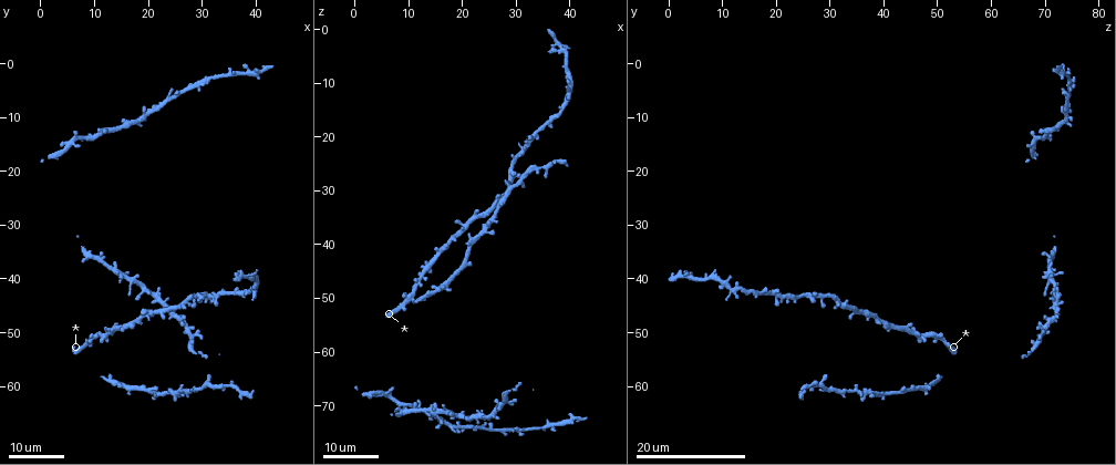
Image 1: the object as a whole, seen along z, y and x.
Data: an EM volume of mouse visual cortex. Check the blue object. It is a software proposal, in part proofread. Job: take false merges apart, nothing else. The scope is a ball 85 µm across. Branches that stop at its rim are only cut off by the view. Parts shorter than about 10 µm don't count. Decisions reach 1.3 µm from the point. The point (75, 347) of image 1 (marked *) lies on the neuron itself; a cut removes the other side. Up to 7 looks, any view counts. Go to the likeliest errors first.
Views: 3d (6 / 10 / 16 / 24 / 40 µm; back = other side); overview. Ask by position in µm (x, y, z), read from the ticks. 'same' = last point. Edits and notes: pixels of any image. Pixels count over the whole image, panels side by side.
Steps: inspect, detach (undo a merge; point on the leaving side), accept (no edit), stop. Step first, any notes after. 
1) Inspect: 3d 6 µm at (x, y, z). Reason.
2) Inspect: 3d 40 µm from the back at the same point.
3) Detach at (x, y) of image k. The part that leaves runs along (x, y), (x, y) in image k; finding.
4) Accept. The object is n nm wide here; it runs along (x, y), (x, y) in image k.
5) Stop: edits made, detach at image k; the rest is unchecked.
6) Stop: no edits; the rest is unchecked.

Inspect: 3d 24 µm at (11.0, 50.0, 50.0). A fork.

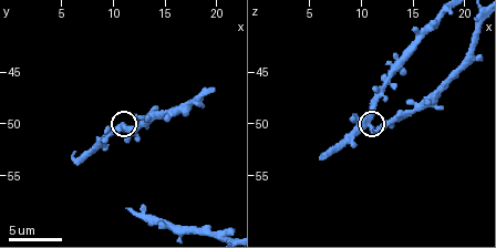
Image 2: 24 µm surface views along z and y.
Inspect: 3d 6 µm at the same point. Zoom in.

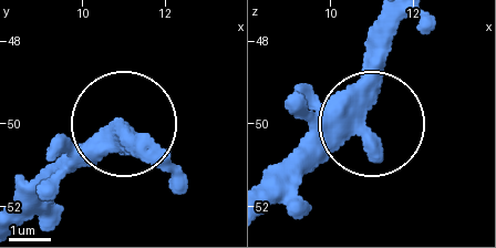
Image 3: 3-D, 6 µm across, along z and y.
Accept. 3 arms meet here; it runs along (266, 205), (308, 163), (361, 137), (364, 57), (403, 18) in image 3; continuous, no second neuron.

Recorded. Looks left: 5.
Inspect: 3d 16 µm at (38.5, 42.5, 14.0). Arms run side by side.

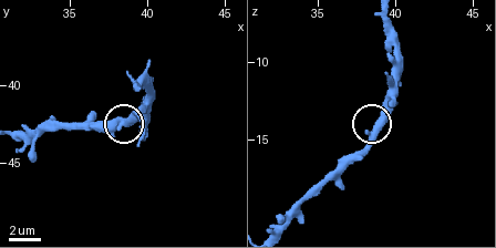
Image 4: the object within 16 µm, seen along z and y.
Inspect: 3d 6 µm at (38.8, 42.2, 14.0). Closer look.

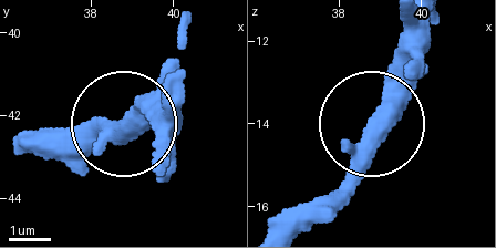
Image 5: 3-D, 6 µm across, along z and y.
Accept. The object is 350 nm wide here; it runs along (43, 152), (159, 110) in image 5; all the same neuron.

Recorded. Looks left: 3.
Inspect: 3d 24 µm at (36.0, 42.5, 17.5).

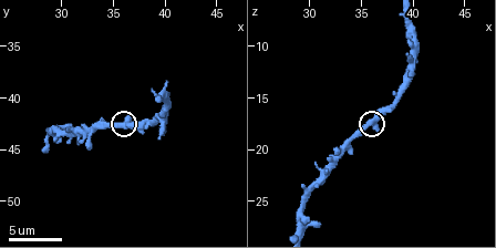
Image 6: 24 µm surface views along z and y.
Inspect: 3d 6 µm at (35.8, 42.8, 17.2). Closer look.

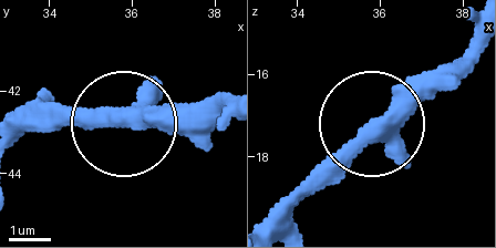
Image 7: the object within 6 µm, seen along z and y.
Accept. It runs along (19, 134), (206, 126) in image 7; continuous, no second neuron.

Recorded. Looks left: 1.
Stop: no edits; the rest is unchecked.

